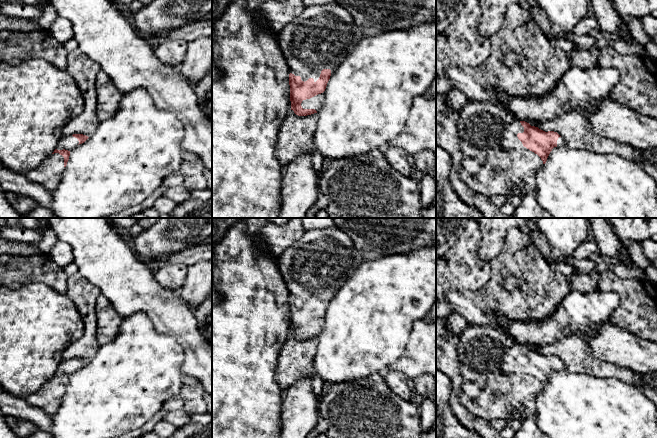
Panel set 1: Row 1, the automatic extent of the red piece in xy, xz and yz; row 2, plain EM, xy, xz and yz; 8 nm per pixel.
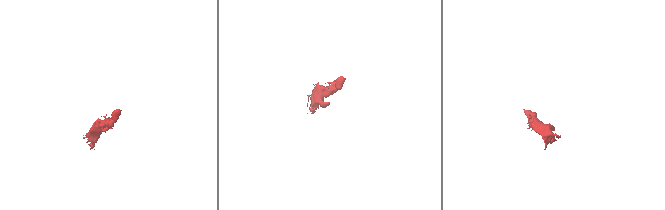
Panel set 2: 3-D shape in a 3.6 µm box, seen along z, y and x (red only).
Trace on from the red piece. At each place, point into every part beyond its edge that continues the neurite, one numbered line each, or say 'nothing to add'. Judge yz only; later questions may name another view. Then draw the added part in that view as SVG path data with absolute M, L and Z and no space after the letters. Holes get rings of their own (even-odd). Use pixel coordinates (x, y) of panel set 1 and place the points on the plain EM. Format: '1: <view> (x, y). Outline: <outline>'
1: yz (561, 366). Outline: M559 361L557 364L557 371L566 371L566 370L567 370L567 367L564 364L564 362Z
2: yz (495, 386). Outline: M469 325L460 335L458 342L457 364L463 377L460 402L474 415L491 422L494 419L523 421L535 414L535 400L542 392L541 382L523 370L517 358L523 357L524 351L500 329L489 325Z

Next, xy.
1: xy (68, 367). Outline: M62 360L60 365L58 366L56 373L57 374L68 374L71 375L73 372L75 372L79 368L79 365L77 362L70 360Z
2: xy (48, 398). Outline: M54 377L37 392L28 395L25 399L31 405L54 415L60 407L64 392L64 381L59 377Z

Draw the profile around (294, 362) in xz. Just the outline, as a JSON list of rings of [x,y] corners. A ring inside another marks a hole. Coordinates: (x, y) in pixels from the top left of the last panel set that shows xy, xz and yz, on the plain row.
[[[291,334],[283,344],[278,357],[276,382],[284,394],[300,379],[314,377],[311,364],[317,350],[317,337],[298,340]]]

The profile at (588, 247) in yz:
[[[594,239],[587,240],[582,243],[574,252],[574,258],[576,260],[588,259],[589,256],[597,251],[597,243]]]

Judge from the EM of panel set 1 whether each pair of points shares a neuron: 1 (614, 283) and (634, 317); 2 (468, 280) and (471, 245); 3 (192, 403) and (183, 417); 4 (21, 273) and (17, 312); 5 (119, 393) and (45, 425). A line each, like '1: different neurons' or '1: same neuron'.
1: same neuron
2: same neuron
3: different neurons
4: different neurons
5: different neurons

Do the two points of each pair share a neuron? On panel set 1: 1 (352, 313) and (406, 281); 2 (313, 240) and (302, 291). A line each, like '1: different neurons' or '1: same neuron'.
1: same neuron
2: same neuron

